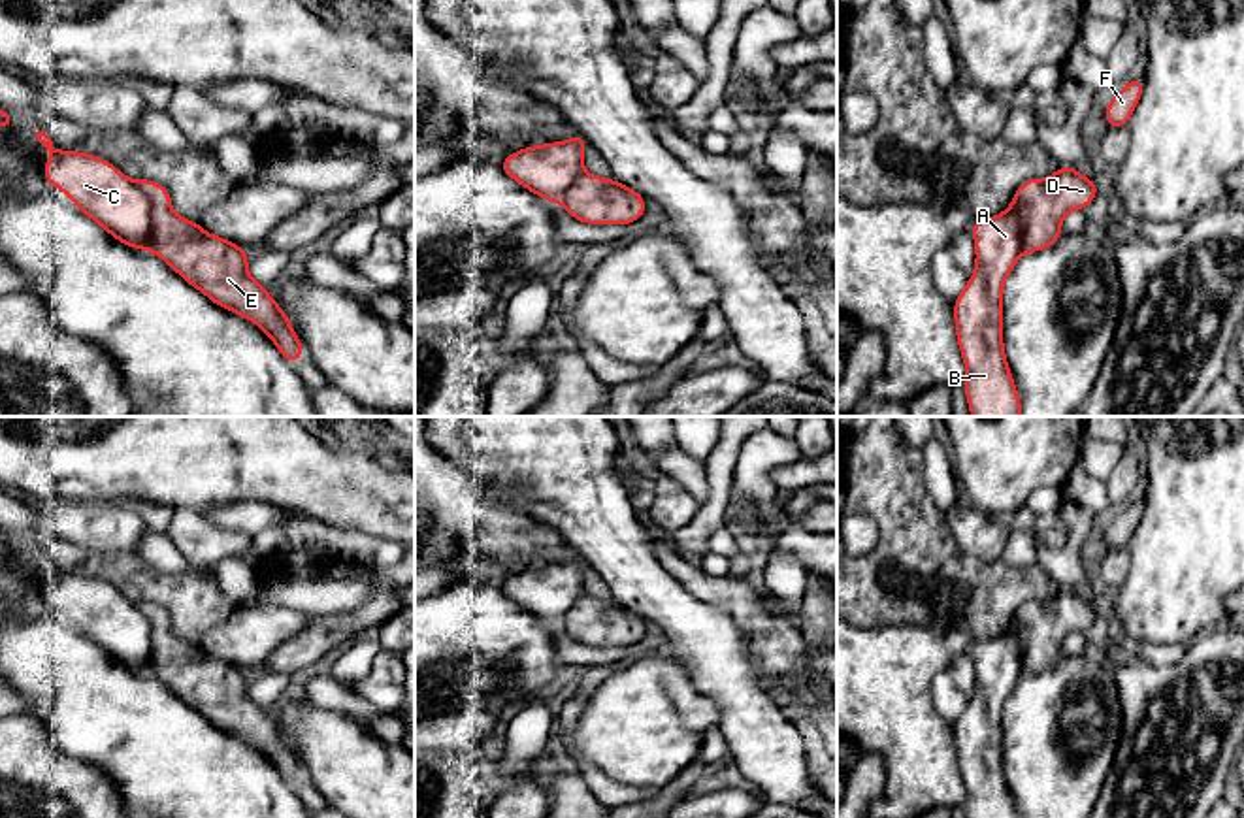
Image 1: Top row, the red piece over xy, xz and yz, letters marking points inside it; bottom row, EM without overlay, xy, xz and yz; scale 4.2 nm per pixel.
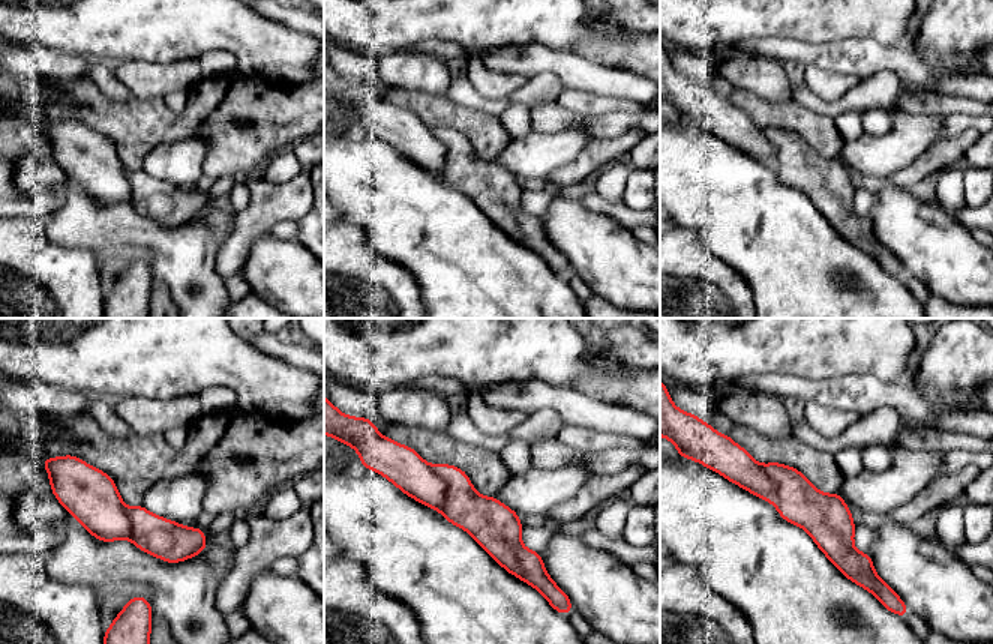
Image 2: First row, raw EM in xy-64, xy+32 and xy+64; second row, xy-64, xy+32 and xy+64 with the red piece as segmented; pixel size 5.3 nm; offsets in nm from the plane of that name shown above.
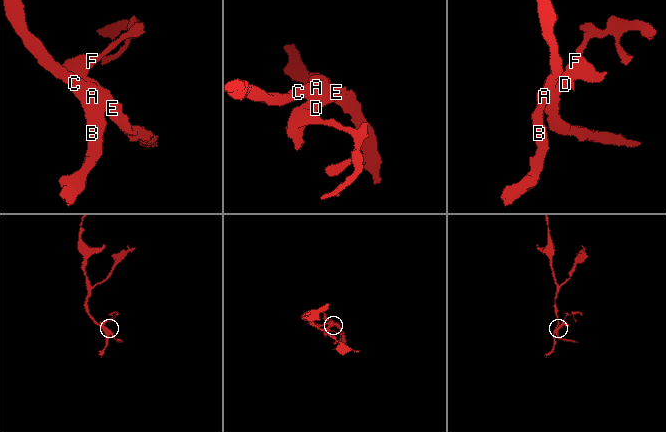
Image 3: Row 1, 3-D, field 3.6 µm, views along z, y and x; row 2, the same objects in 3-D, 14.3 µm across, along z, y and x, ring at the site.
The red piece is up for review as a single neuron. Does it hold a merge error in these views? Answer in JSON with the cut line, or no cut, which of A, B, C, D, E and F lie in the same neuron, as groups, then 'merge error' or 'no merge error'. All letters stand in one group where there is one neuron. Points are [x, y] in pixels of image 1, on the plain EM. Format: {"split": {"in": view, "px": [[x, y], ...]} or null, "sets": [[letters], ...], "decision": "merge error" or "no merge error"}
{"split": {"in": "xy", "px": [[134, 604], [149, 624], [149, 670]]}, "sets": [["A", "B", "C"], ["D", "E", "F"]], "decision": "merge error"}

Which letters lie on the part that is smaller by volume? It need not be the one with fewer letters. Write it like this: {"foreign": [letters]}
{"foreign": ["D", "E", "F"]}

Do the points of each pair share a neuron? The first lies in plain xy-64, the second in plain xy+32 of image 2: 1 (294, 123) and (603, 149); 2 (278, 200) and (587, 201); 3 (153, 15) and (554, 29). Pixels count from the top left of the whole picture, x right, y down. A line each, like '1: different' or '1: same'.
1: same
2: different
3: same

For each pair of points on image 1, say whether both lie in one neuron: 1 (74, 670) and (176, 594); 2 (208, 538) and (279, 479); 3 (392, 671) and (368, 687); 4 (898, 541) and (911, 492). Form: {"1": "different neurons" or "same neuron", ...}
{"1": "different neurons", "2": "different neurons", "3": "same neuron", "4": "same neuron"}

